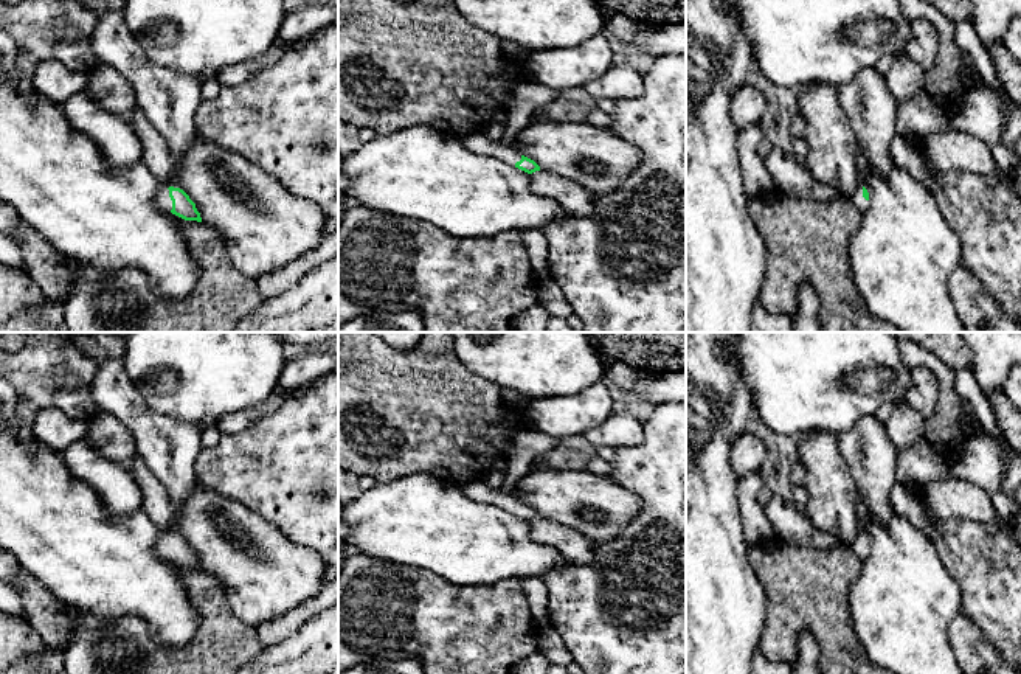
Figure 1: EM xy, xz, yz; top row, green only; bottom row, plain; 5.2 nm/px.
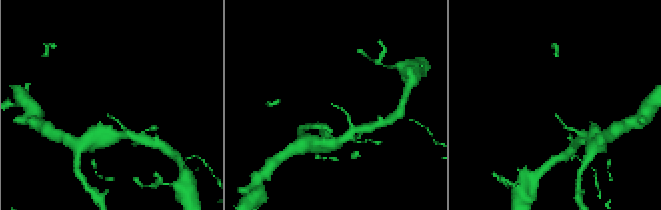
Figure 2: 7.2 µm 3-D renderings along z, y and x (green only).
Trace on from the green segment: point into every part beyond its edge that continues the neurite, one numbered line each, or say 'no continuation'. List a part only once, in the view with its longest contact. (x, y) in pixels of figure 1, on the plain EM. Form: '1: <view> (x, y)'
1: xy (163, 548)

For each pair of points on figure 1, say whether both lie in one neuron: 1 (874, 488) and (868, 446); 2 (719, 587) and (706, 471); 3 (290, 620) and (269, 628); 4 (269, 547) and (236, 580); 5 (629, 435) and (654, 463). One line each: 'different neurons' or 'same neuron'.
1: same neuron
2: same neuron
3: same neuron
4: same neuron
5: different neurons

